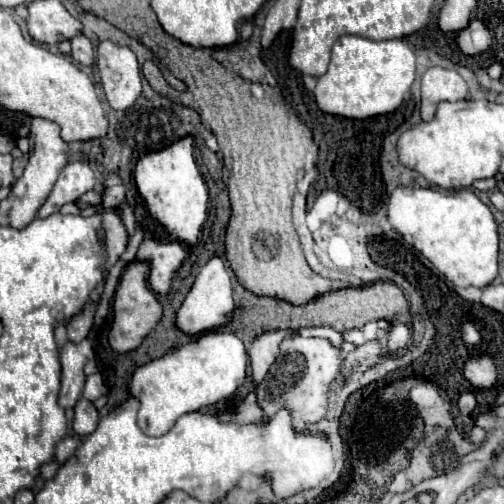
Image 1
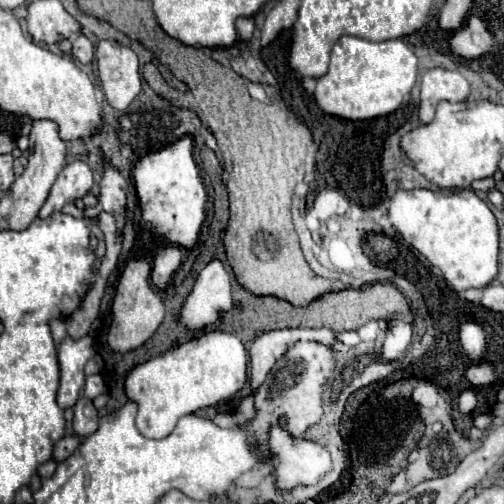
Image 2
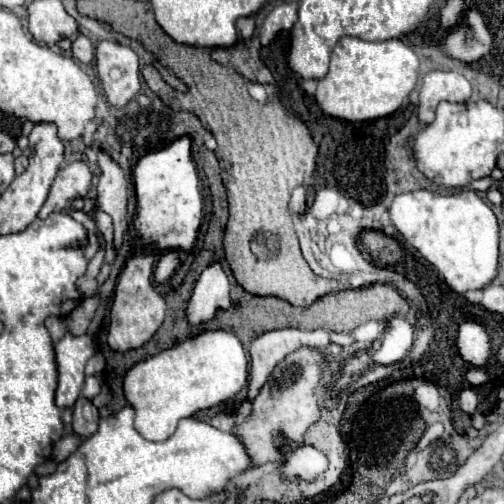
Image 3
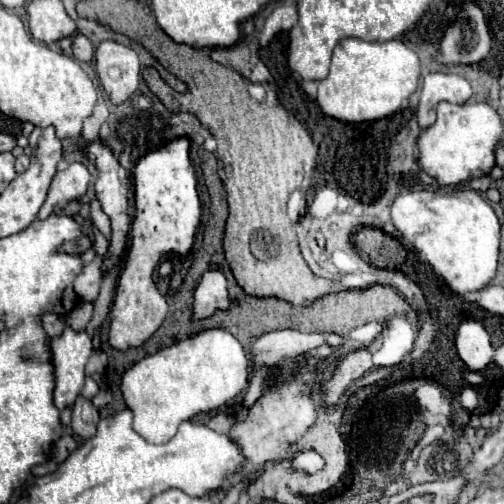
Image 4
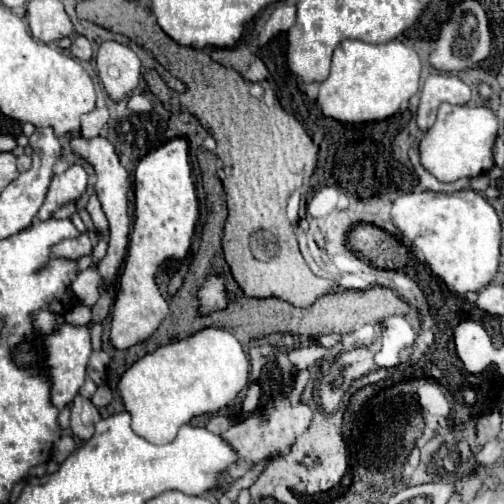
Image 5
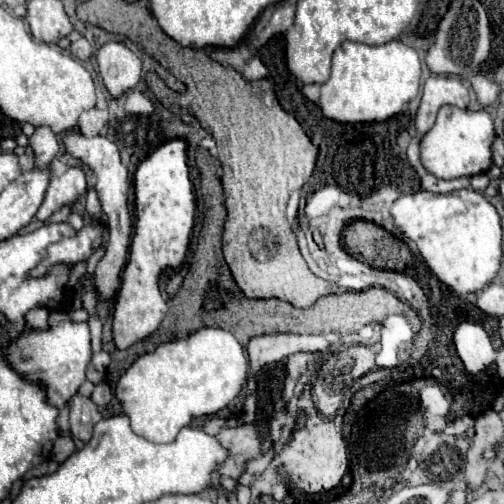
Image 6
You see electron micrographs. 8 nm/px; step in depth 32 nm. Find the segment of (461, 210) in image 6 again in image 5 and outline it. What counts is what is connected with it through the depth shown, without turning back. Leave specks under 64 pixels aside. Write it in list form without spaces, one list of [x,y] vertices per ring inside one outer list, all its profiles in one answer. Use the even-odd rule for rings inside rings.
[[[471,188],[442,194],[442,192],[408,192],[394,200],[392,204],[392,222],[402,232],[404,238],[412,240],[412,244],[424,254],[432,272],[440,276],[446,286],[456,294],[478,292],[488,286],[498,270],[500,258],[500,220],[496,210],[490,206],[487,199]]]

